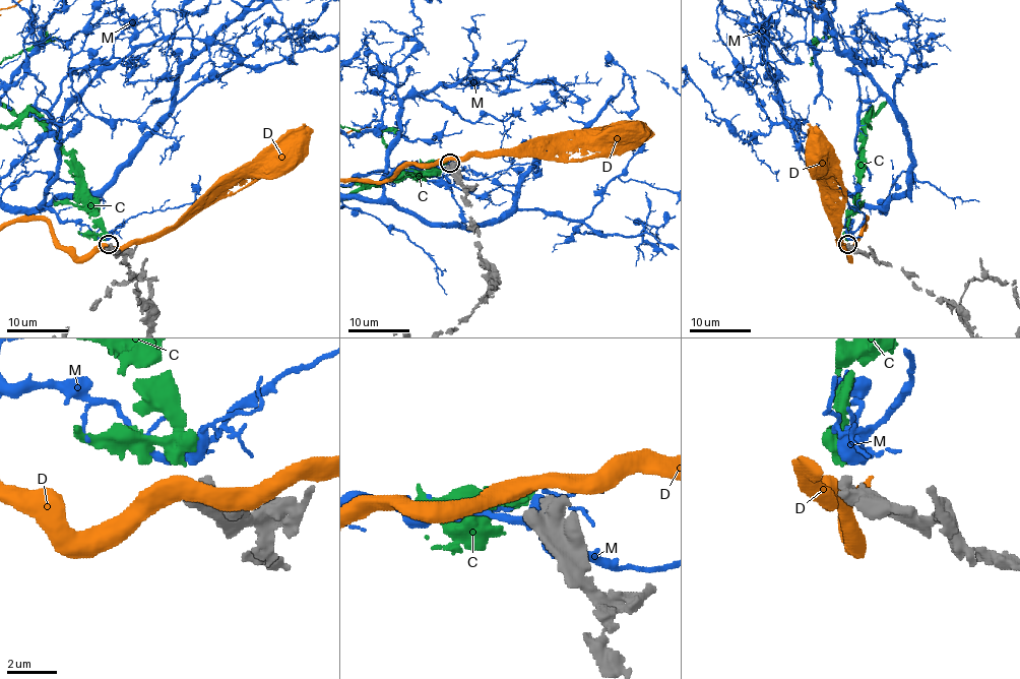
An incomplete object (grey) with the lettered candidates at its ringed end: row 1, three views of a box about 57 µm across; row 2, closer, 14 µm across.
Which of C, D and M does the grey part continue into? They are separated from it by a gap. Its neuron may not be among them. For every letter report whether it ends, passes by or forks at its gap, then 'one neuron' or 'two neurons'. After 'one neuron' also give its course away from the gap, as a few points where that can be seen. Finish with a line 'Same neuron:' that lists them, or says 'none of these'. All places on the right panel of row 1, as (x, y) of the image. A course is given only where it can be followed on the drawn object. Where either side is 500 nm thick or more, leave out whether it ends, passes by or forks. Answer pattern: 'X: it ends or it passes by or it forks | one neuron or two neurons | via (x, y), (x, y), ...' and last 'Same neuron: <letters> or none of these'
C: one neuron
D: two neurons
M: it forks | two neurons
Same neuron: C

